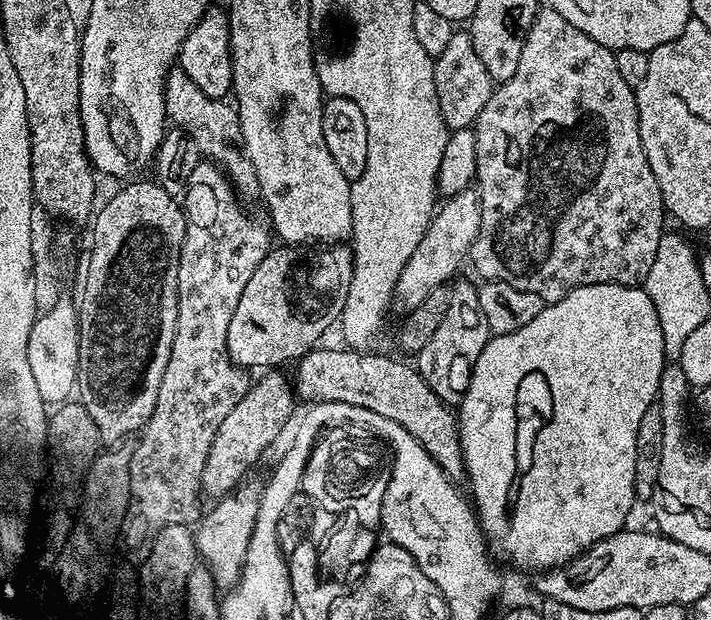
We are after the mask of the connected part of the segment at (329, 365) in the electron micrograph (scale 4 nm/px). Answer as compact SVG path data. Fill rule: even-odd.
M317 346L295 365L294 392L309 405L346 402L374 410L382 418L398 422L414 437L453 482L465 479L464 454L460 445L458 416L421 378L411 363L403 364L392 356L375 356L372 350L349 350L347 347Z

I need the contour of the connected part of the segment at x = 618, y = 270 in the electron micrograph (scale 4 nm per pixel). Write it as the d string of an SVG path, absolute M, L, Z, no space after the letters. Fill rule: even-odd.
M547 6L541 7L526 34L526 46L522 46L522 58L518 58L518 70L514 70L510 79L493 87L490 102L486 102L482 114L478 114L474 131L478 150L474 184L480 193L482 222L478 238L472 243L470 264L481 272L484 280L510 282L510 286L518 286L518 290L530 290L530 294L538 294L538 298L542 298L545 304L564 300L566 294L582 286L643 285L646 274L650 274L654 257L658 255L660 238L666 231L664 225L666 209L662 190L658 190L658 178L654 178L654 170L650 170L650 162L646 162L646 150L642 150L636 93L633 88L626 86L622 74L618 74L618 62L613 49L594 42L594 38L590 38L590 34L582 34L578 26L570 26L570 22L566 22L566 18L558 14L558 10Z

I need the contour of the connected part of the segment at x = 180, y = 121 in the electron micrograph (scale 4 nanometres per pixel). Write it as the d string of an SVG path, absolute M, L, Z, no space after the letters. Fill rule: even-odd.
M179 66L169 71L168 77L164 79L164 101L166 102L165 117L175 127L181 128L194 142L198 142L201 153L209 161L215 162L226 173L229 182L232 183L233 191L241 201L261 199L260 187L258 186L258 174L254 174L254 162L244 153L243 147L238 143L240 140L240 114L227 99L215 100L206 95L192 79Z

